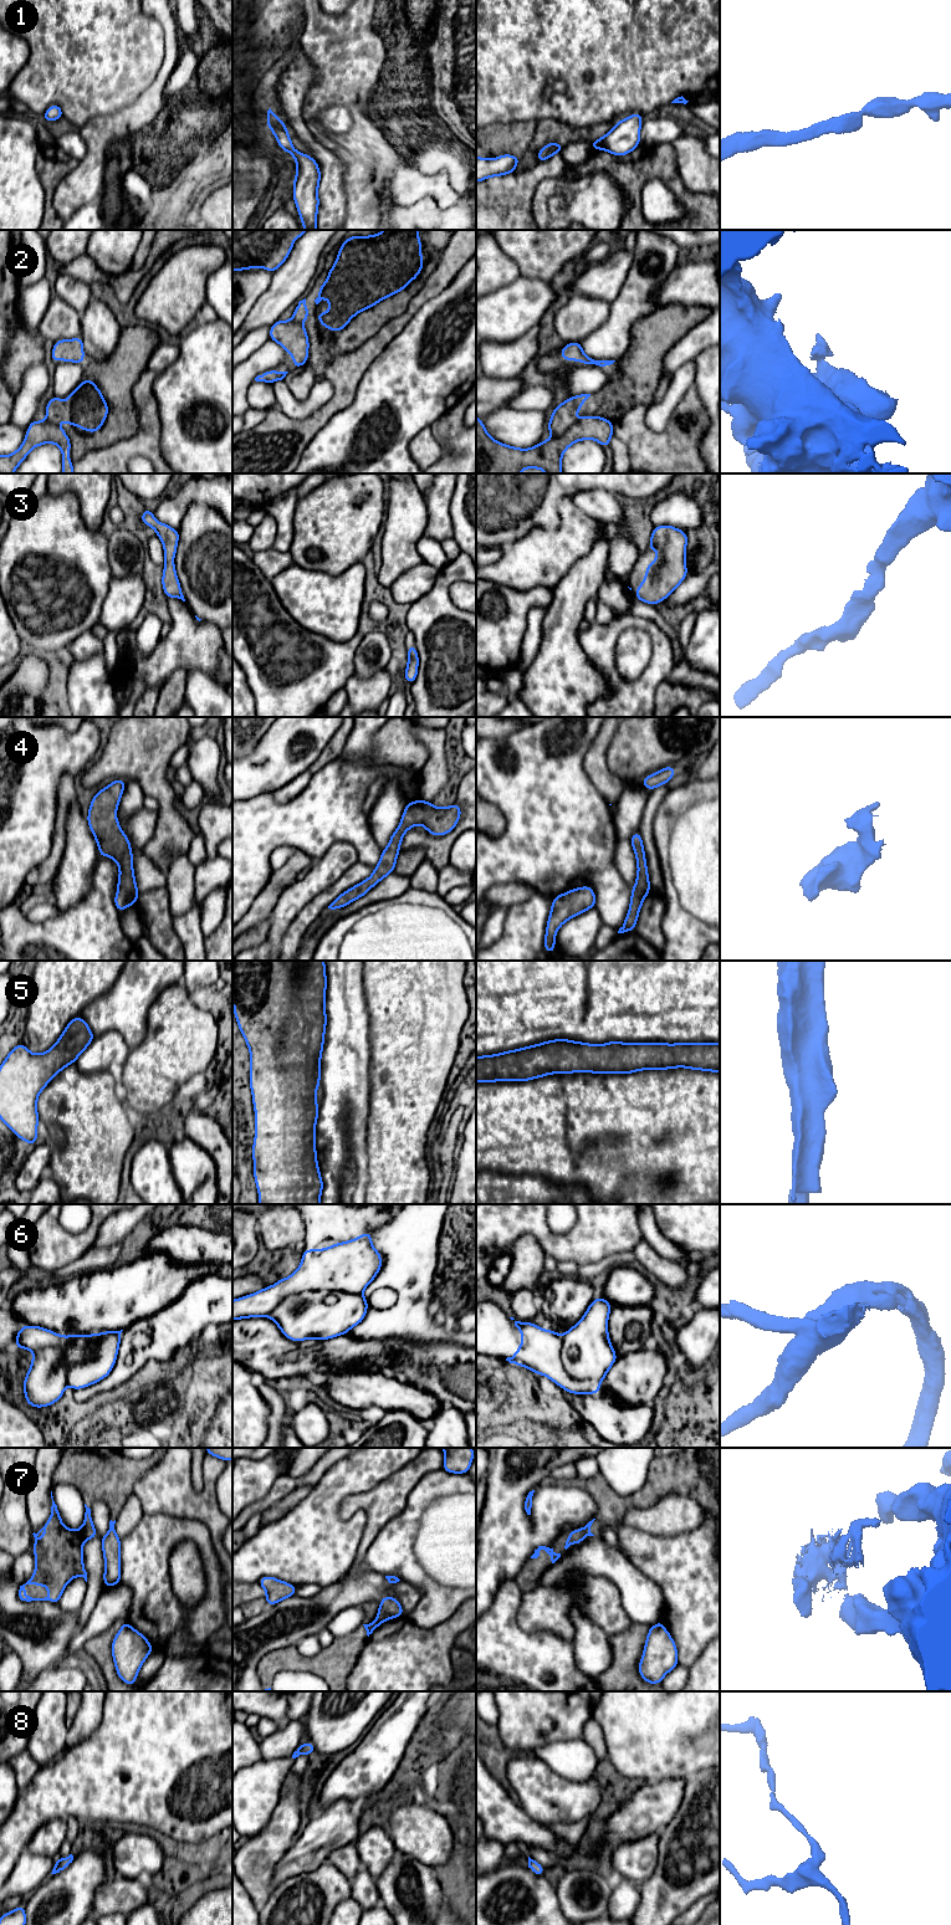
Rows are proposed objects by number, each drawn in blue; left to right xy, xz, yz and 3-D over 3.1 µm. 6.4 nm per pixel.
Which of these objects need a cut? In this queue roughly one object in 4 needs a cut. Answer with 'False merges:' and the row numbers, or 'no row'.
False merges: 2, 6, 7

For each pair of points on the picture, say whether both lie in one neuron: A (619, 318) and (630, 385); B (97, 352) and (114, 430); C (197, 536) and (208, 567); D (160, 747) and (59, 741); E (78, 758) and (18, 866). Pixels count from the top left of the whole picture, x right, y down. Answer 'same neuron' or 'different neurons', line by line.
A: different neurons
B: different neurons
C: same neuron
D: different neurons
E: same neuron

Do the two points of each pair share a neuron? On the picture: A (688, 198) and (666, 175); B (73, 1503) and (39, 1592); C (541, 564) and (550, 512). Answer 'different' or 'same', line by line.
A: same
B: different
C: different

